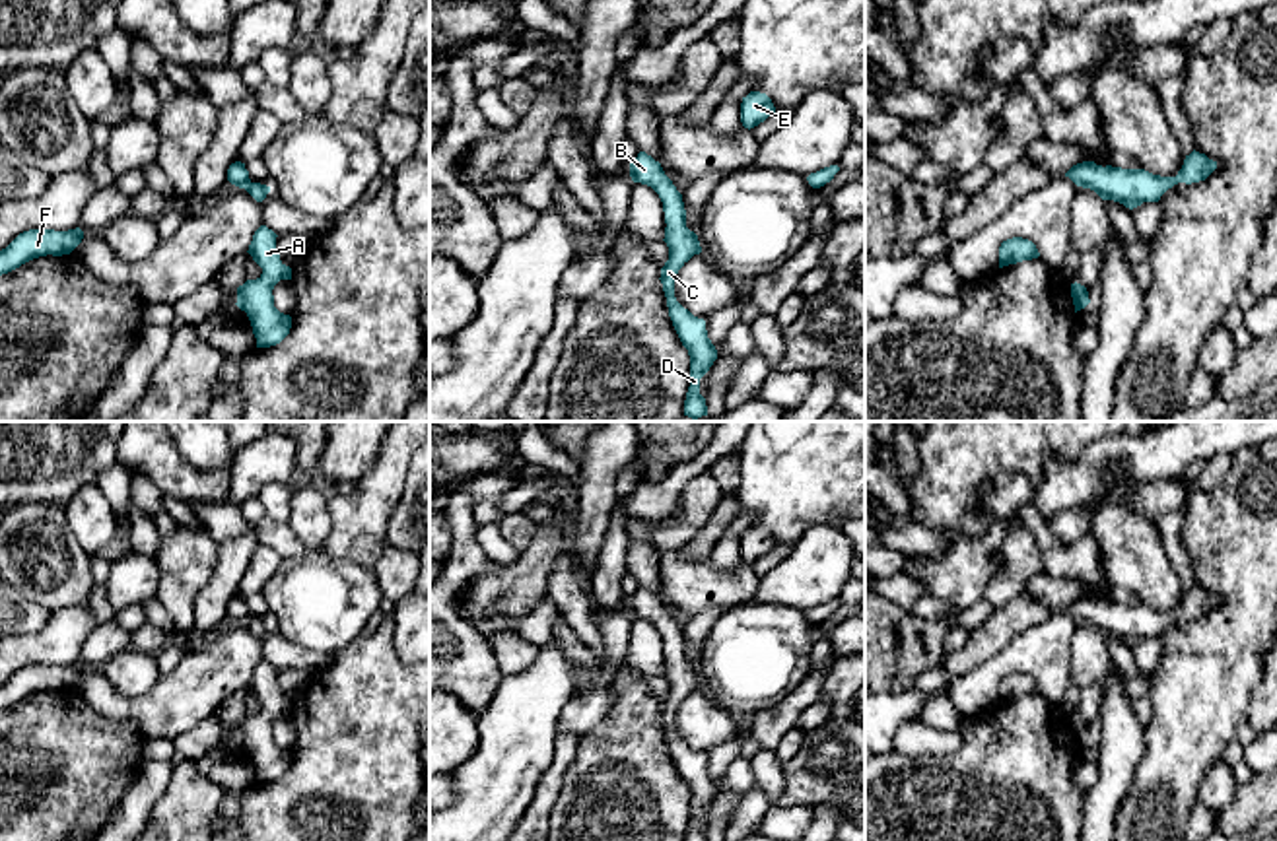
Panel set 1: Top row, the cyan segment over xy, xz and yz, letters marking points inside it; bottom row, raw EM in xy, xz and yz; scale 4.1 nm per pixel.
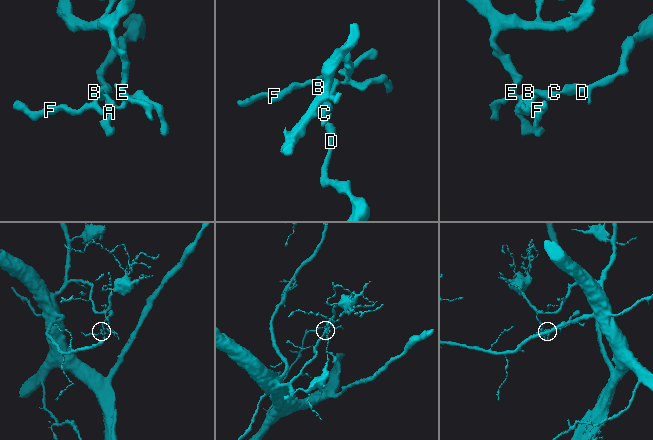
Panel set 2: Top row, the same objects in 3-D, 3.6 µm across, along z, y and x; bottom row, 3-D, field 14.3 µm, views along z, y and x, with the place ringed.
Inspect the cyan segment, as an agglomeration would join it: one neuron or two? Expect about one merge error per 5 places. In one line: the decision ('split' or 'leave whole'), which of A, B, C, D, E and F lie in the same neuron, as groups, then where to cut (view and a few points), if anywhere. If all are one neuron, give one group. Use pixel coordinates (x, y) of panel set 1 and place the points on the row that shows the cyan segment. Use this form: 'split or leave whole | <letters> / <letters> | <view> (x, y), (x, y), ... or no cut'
leave whole | A B C D E F | no cut

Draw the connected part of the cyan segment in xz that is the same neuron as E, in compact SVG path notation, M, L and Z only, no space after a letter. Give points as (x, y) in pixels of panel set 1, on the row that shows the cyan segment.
M750 91L741 103L741 122L744 128L754 128L776 113L772 99L766 93Z

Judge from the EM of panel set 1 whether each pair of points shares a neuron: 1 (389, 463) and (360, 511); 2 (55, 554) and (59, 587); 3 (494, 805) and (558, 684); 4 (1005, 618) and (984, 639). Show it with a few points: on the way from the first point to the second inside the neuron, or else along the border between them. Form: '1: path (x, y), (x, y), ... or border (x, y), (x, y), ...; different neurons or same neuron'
1: path (389, 474), (372, 500); same neuron
2: path (55, 562), (59, 579); same neuron
3: path (502, 775), (516, 748), (517, 725), (529, 713); same neuron
4: path (1000, 624), (990, 634); same neuron

